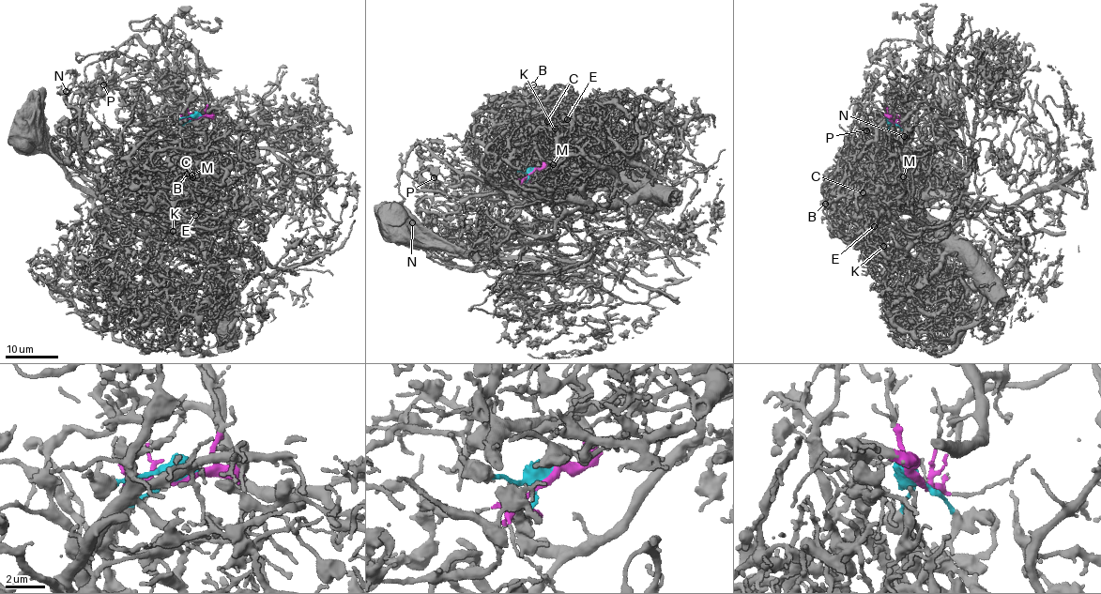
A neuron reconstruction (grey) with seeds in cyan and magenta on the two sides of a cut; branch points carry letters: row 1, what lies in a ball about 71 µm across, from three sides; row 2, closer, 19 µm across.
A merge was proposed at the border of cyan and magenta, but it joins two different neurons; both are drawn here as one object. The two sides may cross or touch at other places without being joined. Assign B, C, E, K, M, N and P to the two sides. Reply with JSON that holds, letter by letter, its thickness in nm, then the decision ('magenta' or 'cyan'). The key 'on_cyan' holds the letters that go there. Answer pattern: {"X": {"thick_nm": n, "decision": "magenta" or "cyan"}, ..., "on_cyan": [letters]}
{"B": {"thick_nm": 280, "decision": "magenta"}, "C": {"thick_nm": 240, "decision": "magenta"}, "E": {"thick_nm": 220, "decision": "magenta"}, "K": {"thick_nm": 90, "decision": "magenta"}, "M": {"thick_nm": 160, "decision": "magenta"}, "N": {"thick_nm": 150, "decision": "cyan"}, "P": {"thick_nm": 200, "decision": "cyan"}, "on_cyan": ["N", "P"]}

